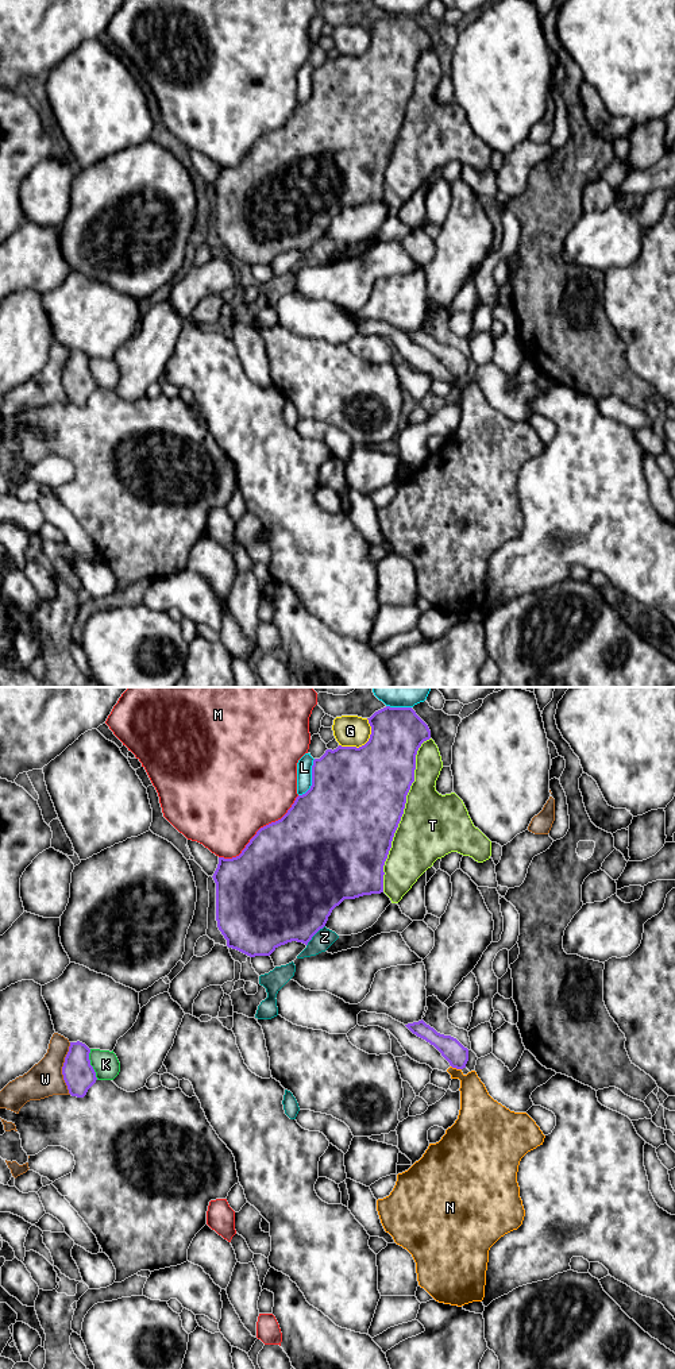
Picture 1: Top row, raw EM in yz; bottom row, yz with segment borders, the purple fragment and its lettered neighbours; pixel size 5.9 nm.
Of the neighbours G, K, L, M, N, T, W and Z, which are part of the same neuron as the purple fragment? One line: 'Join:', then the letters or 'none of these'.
Join: none of these

